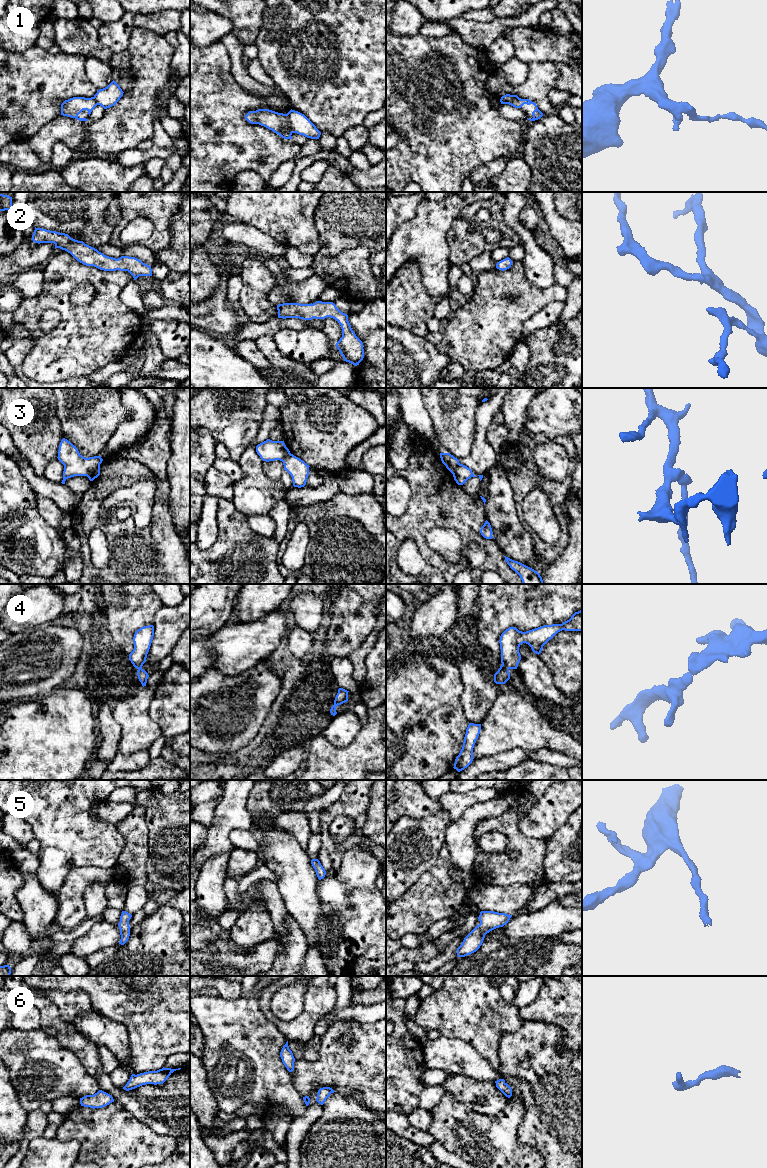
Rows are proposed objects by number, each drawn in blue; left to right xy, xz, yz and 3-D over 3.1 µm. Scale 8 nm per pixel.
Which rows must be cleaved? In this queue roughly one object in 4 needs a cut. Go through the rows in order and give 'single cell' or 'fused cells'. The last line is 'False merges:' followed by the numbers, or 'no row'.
1: fused cells
2: single cell
3: fused cells
4: single cell
5: single cell
6: single cell
False merges: 1, 3

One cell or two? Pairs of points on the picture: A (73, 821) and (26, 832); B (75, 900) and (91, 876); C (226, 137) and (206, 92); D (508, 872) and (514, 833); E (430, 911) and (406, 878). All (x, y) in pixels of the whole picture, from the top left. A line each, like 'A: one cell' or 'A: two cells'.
A: two cells
B: one cell
C: one cell
D: one cell
E: two cells

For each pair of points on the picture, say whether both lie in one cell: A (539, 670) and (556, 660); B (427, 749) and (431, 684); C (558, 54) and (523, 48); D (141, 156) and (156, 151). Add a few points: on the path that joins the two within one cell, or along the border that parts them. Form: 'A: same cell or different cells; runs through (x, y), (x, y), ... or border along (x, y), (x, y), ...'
A: different cells; border along (538, 655), (551, 673), (556, 687)
B: same cell; runs through (427, 733), (429, 700)
C: same cell; runs through (549, 47), (532, 47)
D: same cell; runs through (145, 156), (152, 153)

